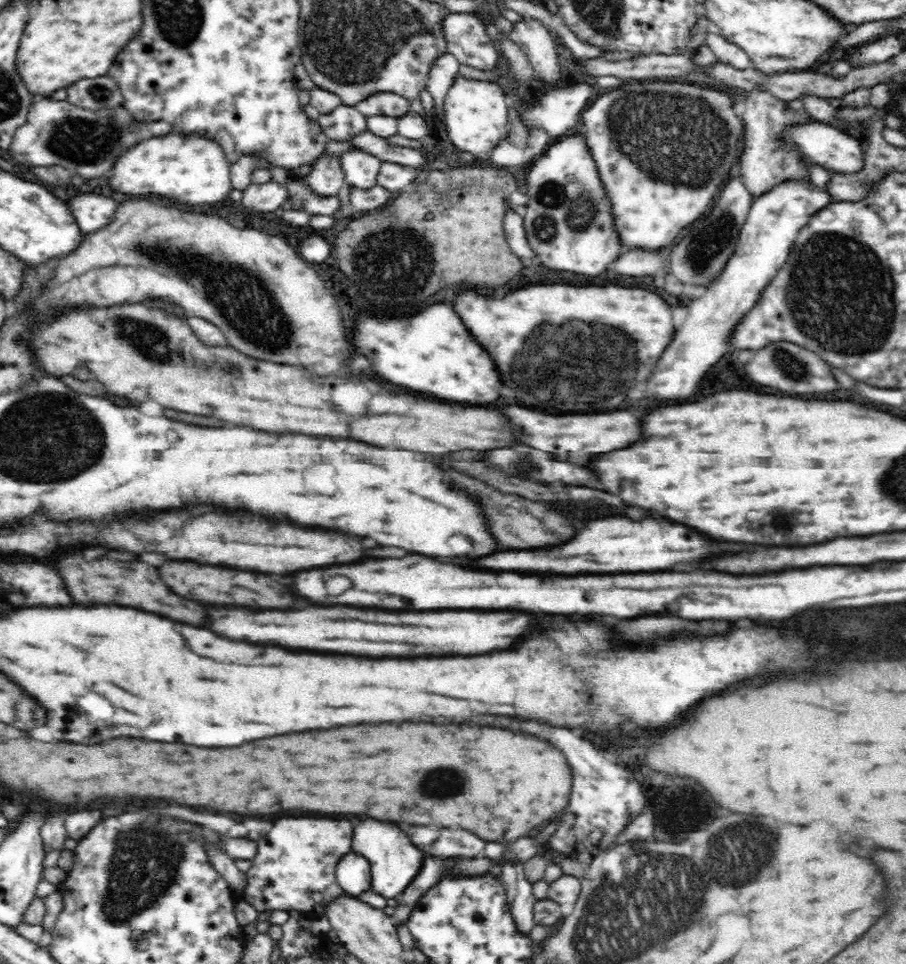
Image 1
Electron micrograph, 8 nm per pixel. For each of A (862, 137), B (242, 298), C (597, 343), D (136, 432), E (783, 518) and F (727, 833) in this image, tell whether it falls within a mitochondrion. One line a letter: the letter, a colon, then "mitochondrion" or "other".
A: other
B: mitochondrion
C: mitochondrion
D: other
E: mitochondrion
F: mitochondrion

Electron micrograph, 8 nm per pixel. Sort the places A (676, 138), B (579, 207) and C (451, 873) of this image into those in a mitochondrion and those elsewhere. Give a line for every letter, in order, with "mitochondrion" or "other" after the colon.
A: mitochondrion
B: mitochondrion
C: other

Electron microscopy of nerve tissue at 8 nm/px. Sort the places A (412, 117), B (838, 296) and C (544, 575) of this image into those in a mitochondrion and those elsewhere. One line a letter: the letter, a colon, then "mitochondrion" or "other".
A: other
B: mitochondrion
C: other

